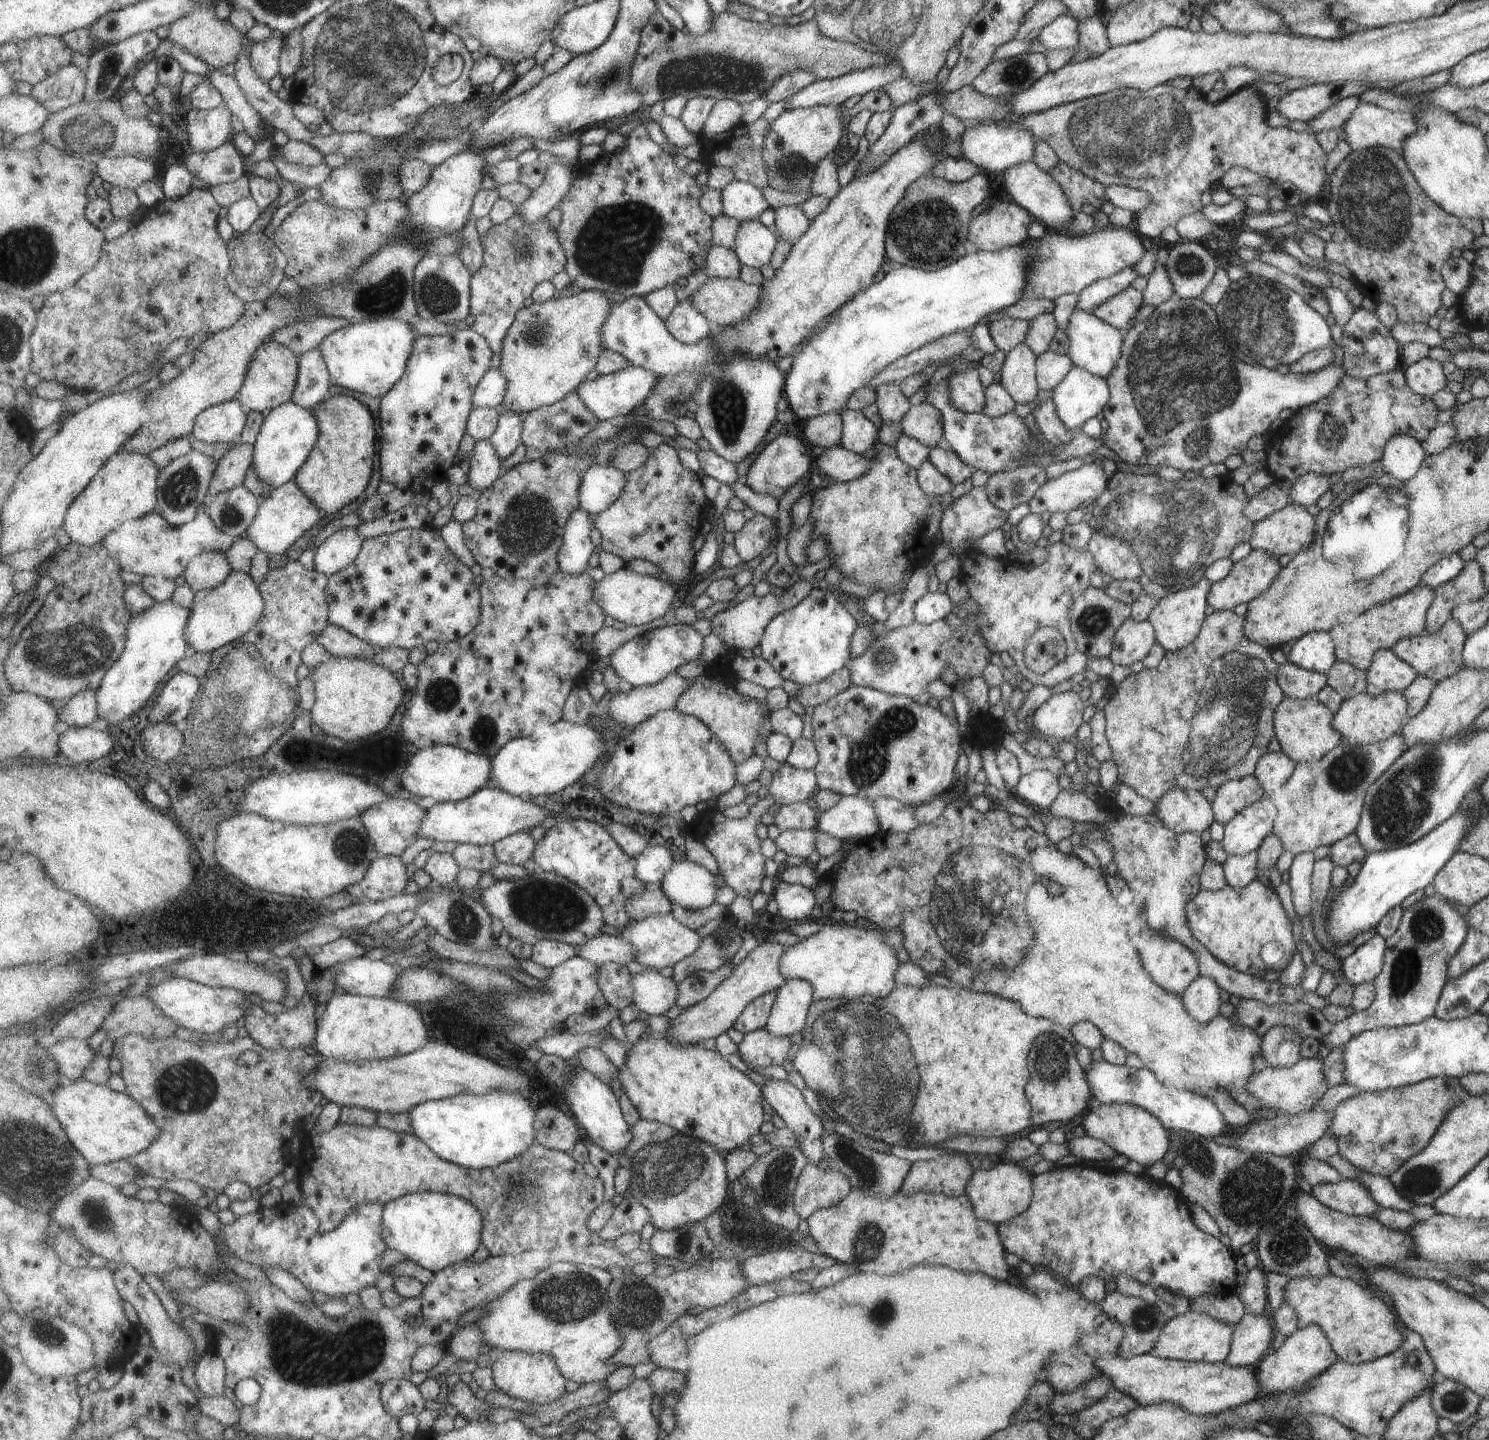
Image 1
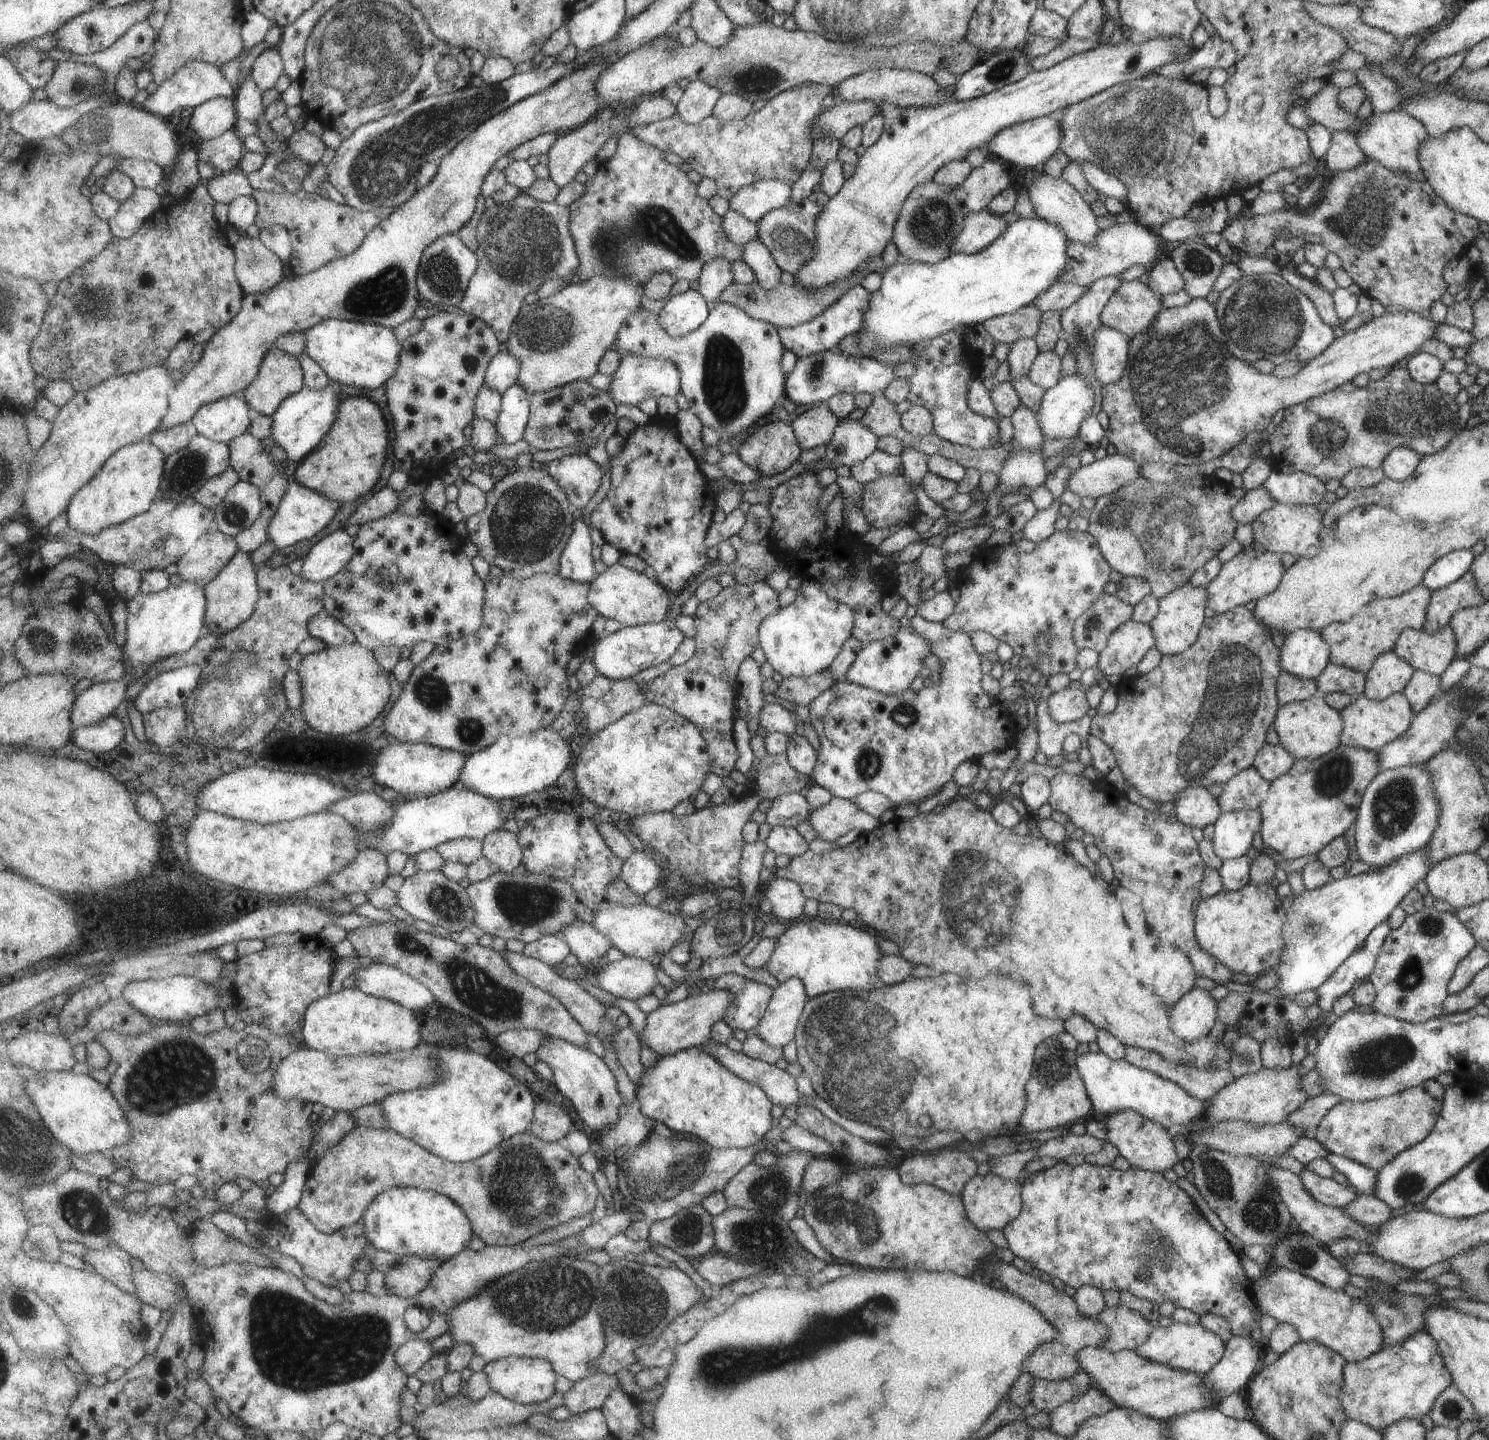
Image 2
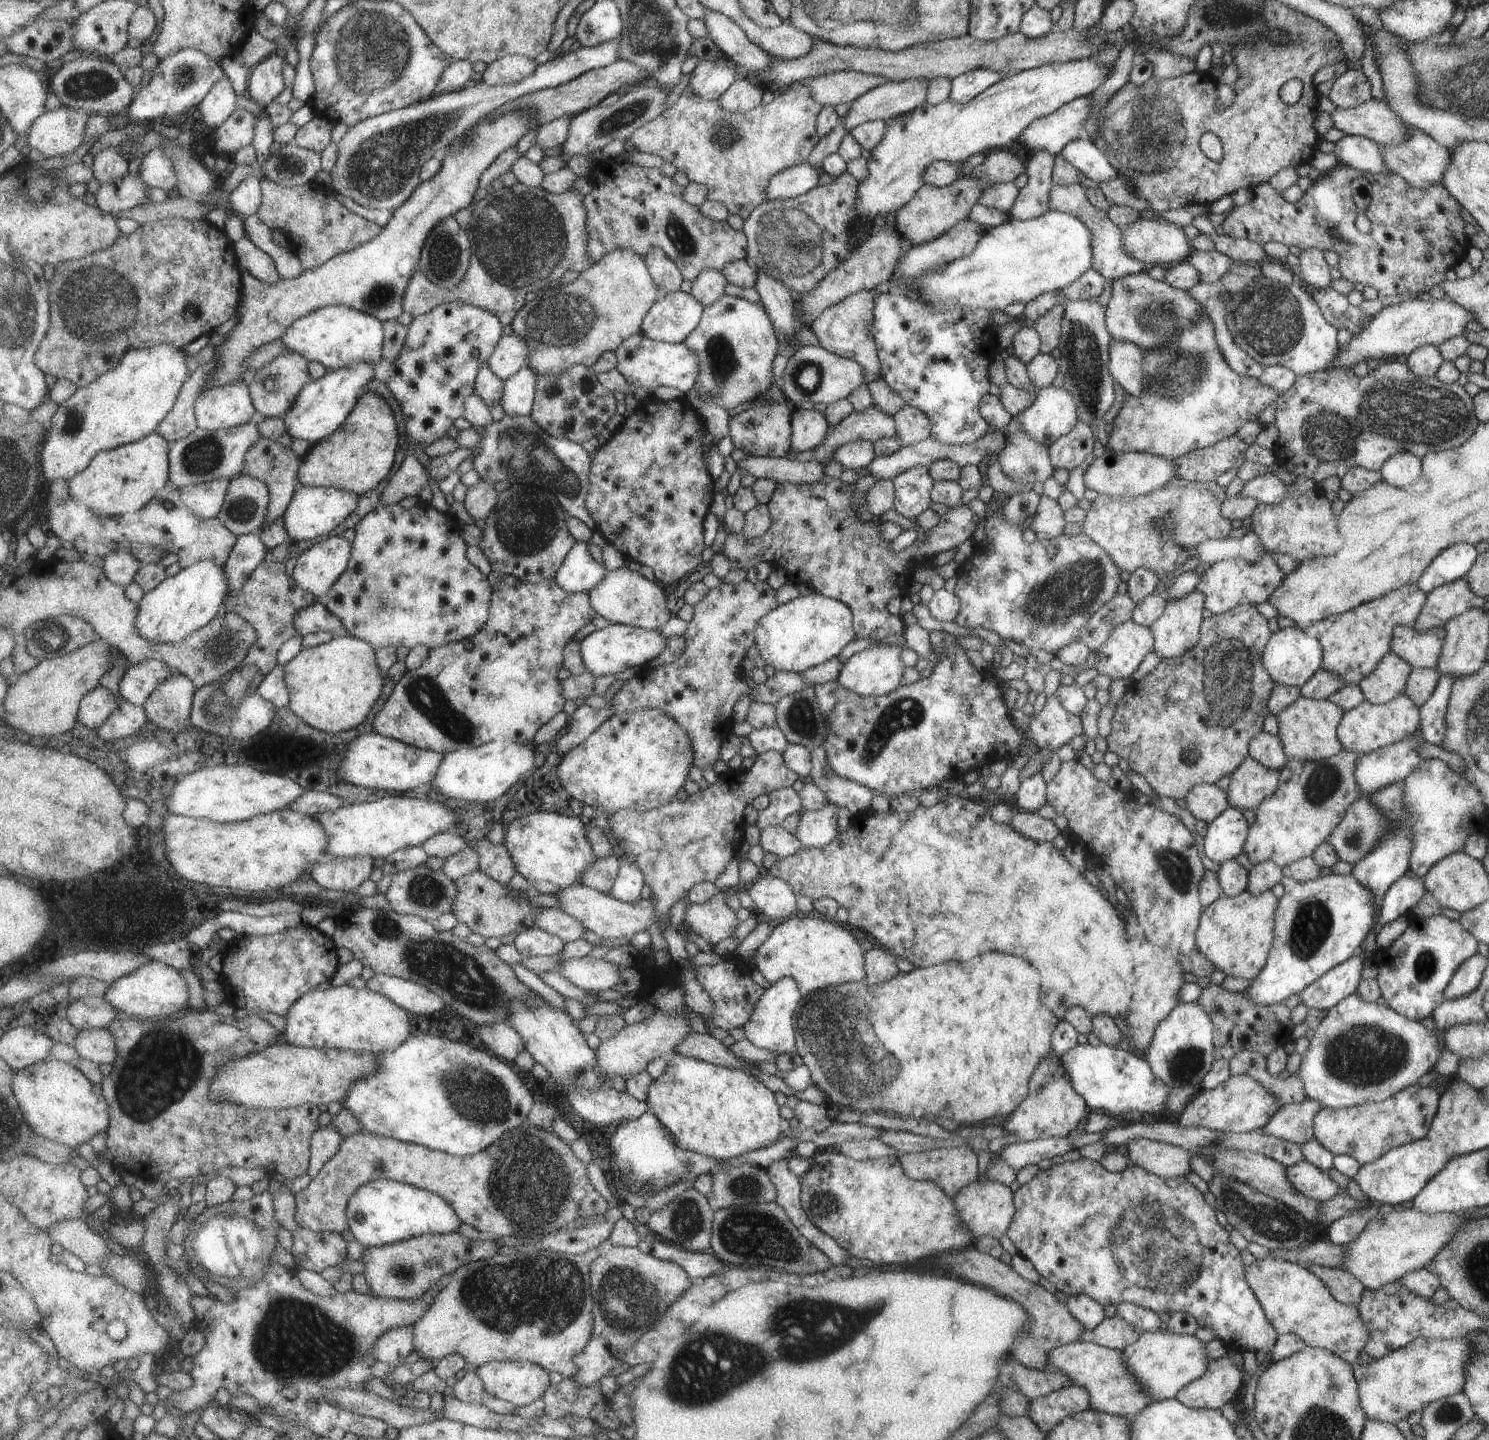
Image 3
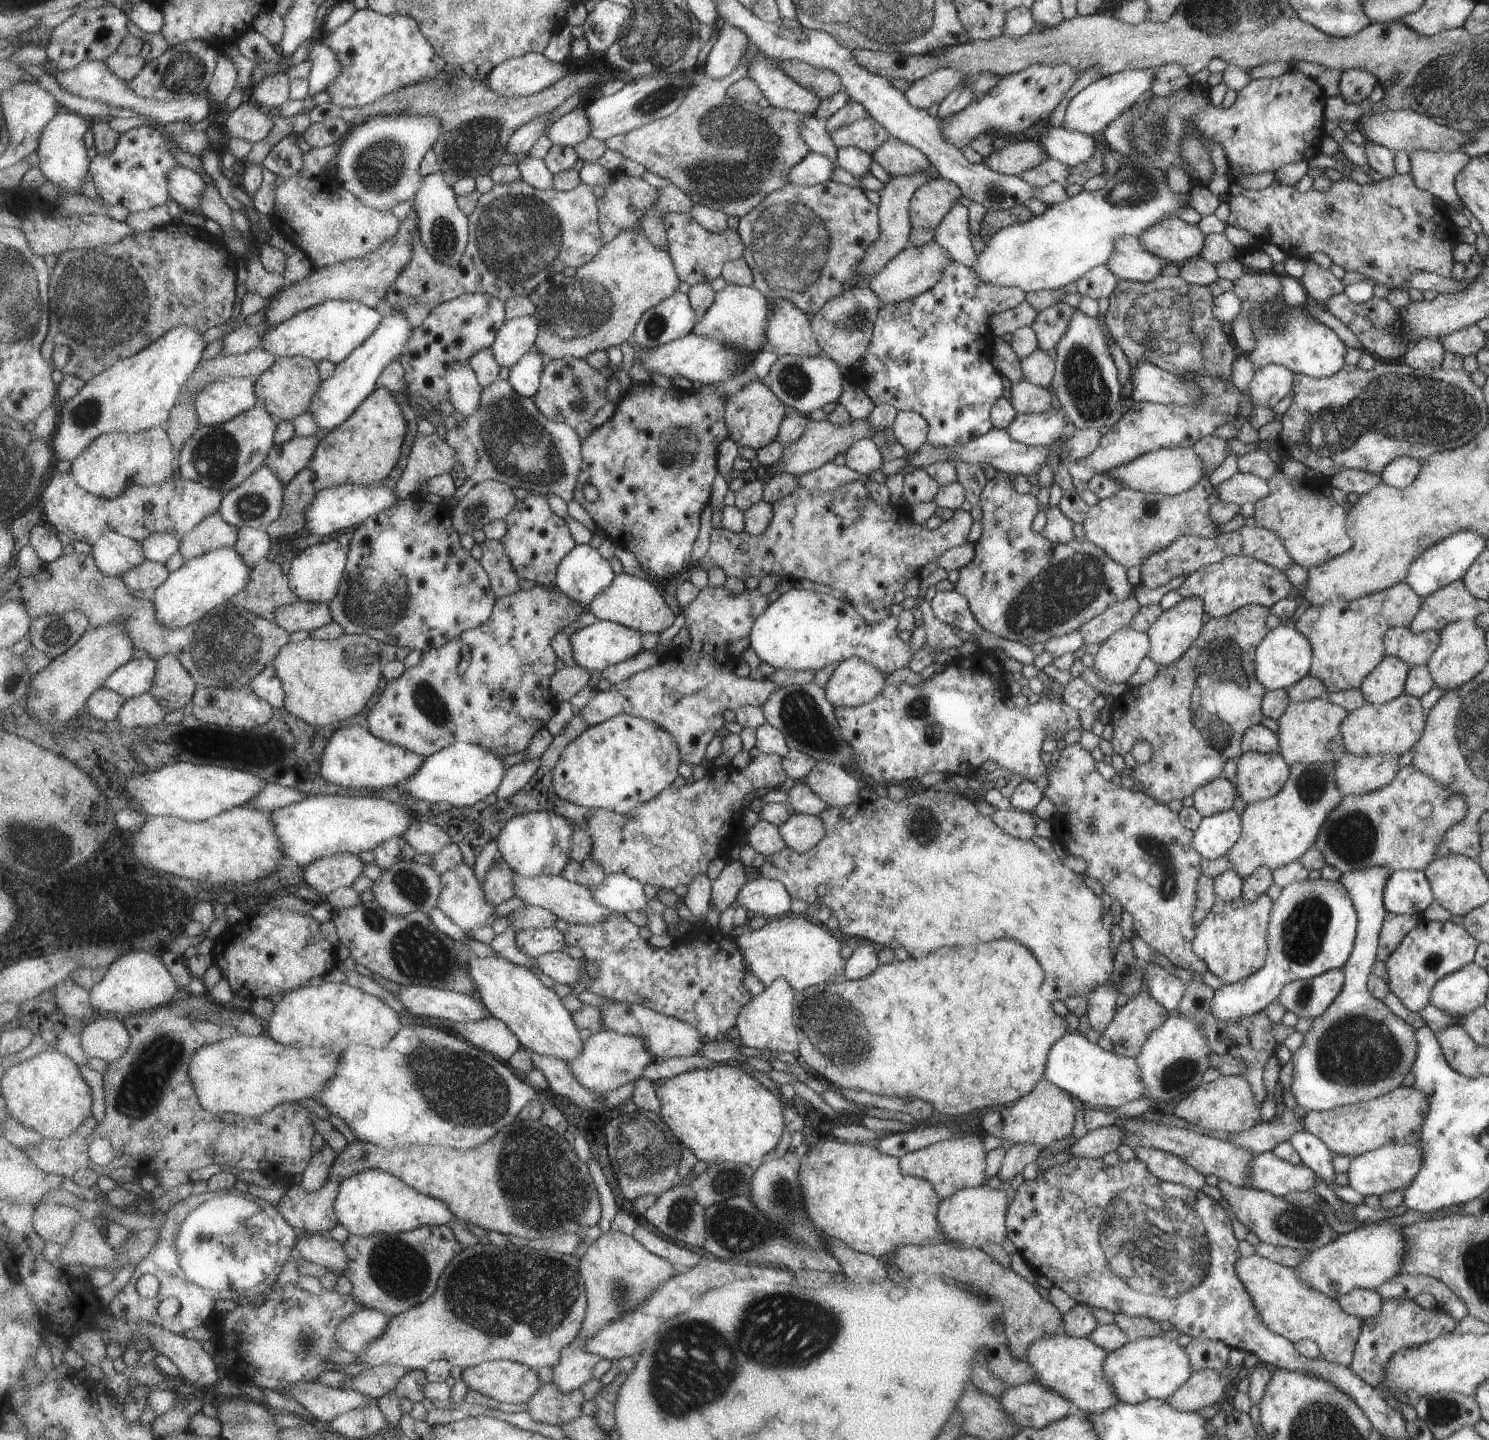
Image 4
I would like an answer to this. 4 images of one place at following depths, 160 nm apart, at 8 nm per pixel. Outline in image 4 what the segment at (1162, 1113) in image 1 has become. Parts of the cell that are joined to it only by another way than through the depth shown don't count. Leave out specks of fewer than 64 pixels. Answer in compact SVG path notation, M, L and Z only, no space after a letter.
M1078 1032L1067 1033L1054 1042L1046 1056L1043 1078L1078 1098L1086 1107L1116 1109L1144 1096L1144 1084L1134 1058L1103 1050Z

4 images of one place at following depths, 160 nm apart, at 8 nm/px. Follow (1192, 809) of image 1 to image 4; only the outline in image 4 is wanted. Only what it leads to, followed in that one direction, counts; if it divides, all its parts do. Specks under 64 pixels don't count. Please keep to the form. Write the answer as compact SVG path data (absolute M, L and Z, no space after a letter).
M1222 775L1191 793L1192 806L1201 818L1208 817L1209 815L1231 809L1235 796L1235 786L1231 785Z

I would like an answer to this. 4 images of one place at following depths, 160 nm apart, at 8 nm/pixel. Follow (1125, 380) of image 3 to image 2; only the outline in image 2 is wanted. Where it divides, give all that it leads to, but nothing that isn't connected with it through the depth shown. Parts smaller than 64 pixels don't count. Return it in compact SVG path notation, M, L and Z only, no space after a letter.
M1099 326L1094 334L1093 372L1105 386L1122 376L1128 360L1128 338L1118 330Z

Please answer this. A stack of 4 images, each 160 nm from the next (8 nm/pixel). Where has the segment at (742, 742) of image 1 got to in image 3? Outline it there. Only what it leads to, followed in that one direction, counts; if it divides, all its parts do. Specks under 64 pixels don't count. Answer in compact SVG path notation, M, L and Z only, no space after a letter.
M745 579L736 585L725 582L711 589L709 594L694 606L695 613L686 630L686 647L681 657L670 664L645 671L643 676L631 677L626 681L623 688L614 695L612 702L617 714L641 709L659 709L671 715L691 735L694 744L694 766L699 769L710 767L712 770L723 768L719 761L719 752L733 723L733 706L741 696L747 695L752 701L774 705L785 695L793 694L809 685L800 677L800 673L785 671L778 671L767 677L764 683L755 684L754 689L745 682L745 676L740 668L749 648L756 644L759 619L777 605L775 591L766 581L753 584Z

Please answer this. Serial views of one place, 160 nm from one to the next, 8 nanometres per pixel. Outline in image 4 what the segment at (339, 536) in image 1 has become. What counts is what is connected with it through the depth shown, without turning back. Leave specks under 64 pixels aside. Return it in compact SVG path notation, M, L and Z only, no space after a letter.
M331 539L304 550L291 563L288 577L291 588L303 601L314 603L330 603L341 588L343 575L346 573L348 563L348 550L343 548L337 539Z

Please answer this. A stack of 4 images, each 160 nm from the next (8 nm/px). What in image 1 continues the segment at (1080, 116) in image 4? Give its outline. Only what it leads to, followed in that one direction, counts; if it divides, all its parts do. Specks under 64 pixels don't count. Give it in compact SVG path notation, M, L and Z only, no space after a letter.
M966 123L960 135L960 157L972 162L981 172L1003 172L1005 169L1029 161L1037 140L1028 130L1006 123Z

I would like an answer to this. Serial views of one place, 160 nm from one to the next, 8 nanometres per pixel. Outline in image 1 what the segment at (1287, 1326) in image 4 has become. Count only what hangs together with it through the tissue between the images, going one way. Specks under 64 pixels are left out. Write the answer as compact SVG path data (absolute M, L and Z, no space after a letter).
M1332 1273L1323 1277L1290 1277L1281 1298L1283 1303L1292 1306L1298 1328L1315 1324L1322 1327L1343 1362L1371 1361L1397 1349L1403 1340L1393 1310L1354 1279L1342 1279Z

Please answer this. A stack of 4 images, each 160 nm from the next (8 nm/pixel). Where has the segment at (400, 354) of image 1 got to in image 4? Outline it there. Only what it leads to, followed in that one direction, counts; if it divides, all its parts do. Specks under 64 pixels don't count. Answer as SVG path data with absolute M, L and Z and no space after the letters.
M333 299L304 310L276 327L267 327L267 330L263 330L265 334L261 342L263 347L278 358L303 355L316 363L328 360L336 365L363 346L381 326L383 319L377 310L359 301Z

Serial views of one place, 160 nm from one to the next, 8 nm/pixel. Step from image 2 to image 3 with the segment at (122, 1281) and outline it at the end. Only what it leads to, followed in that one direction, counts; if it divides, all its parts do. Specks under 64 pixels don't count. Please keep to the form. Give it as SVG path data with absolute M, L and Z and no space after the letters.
M67 1219L60 1223L54 1224L47 1229L52 1236L51 1242L59 1243L65 1251L76 1254L83 1262L88 1265L96 1264L100 1268L106 1264L111 1248L107 1246L107 1242L98 1235L83 1219Z

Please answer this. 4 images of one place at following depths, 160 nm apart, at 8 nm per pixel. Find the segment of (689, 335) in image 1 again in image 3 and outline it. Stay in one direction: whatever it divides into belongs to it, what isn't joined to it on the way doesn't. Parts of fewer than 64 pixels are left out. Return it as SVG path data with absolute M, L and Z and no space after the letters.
M690 292L662 296L642 324L643 334L656 341L683 343L699 326L705 307Z

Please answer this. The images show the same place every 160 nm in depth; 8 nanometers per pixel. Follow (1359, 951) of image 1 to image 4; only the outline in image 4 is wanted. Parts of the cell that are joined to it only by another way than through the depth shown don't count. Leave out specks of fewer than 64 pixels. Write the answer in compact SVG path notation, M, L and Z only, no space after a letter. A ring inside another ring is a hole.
M1397 869L1387 878L1382 892L1386 912L1394 915L1415 915L1433 900L1422 871ZM1329 969L1318 977L1288 982L1275 999L1298 1018L1315 1018L1329 1008L1344 984L1345 971Z

